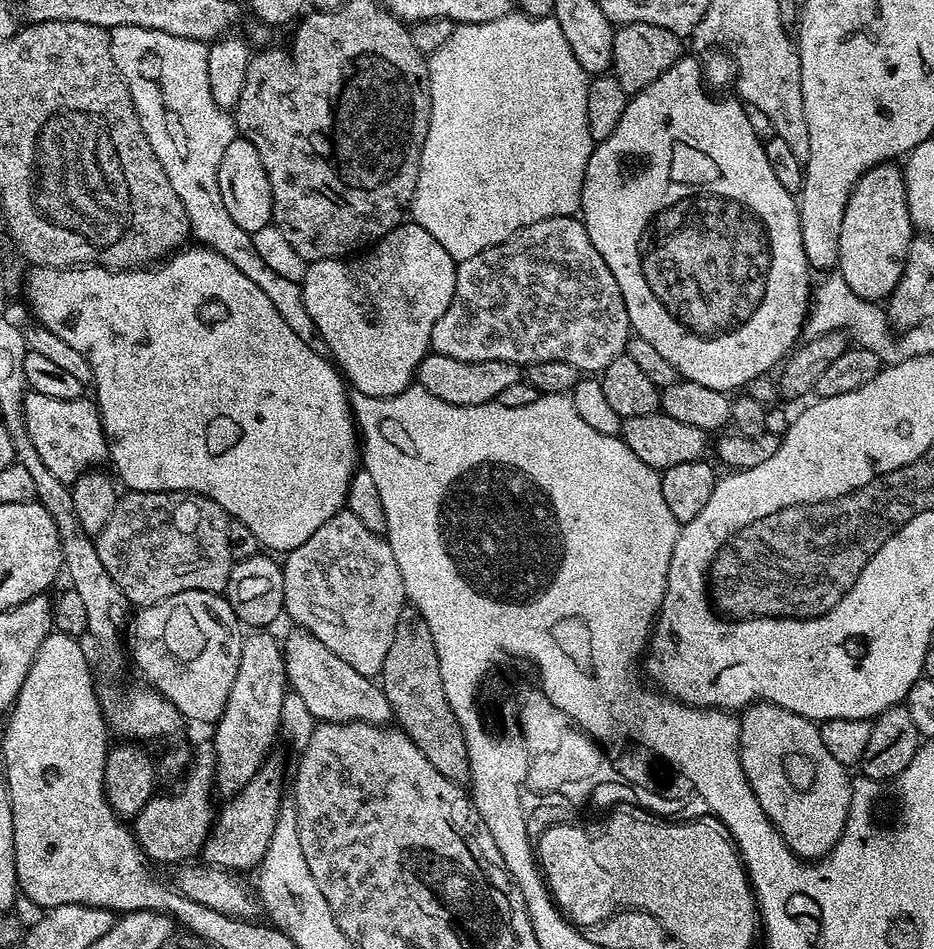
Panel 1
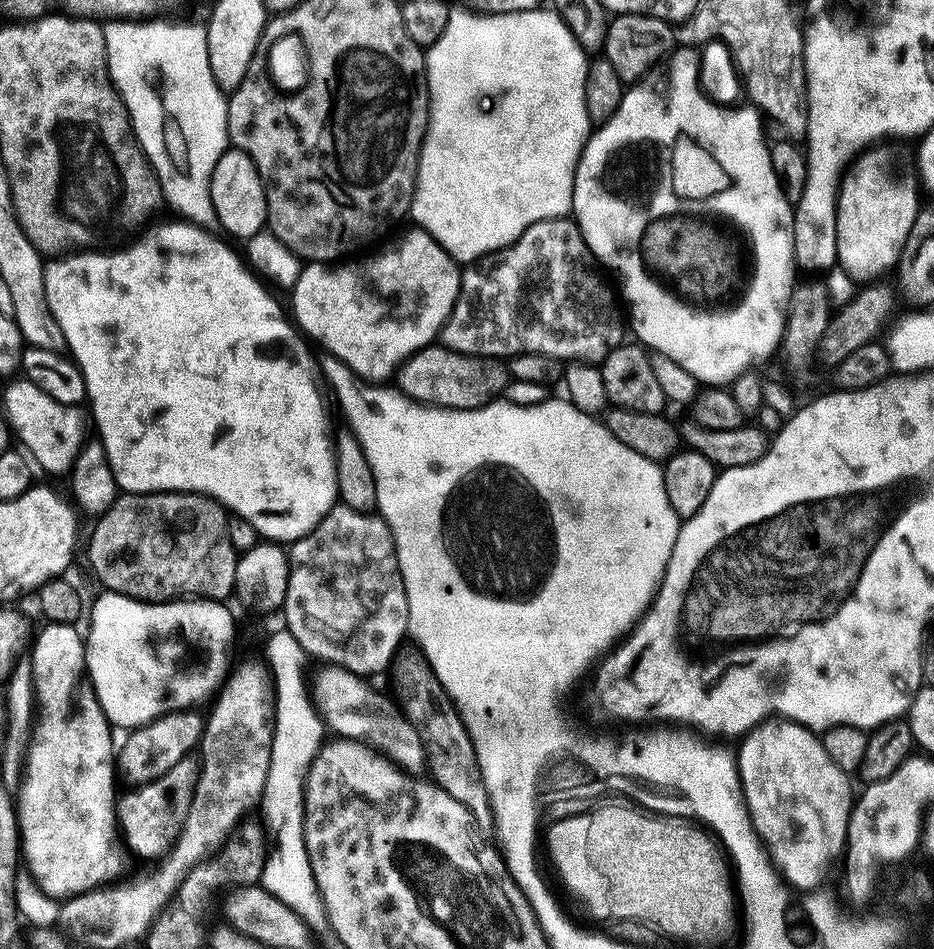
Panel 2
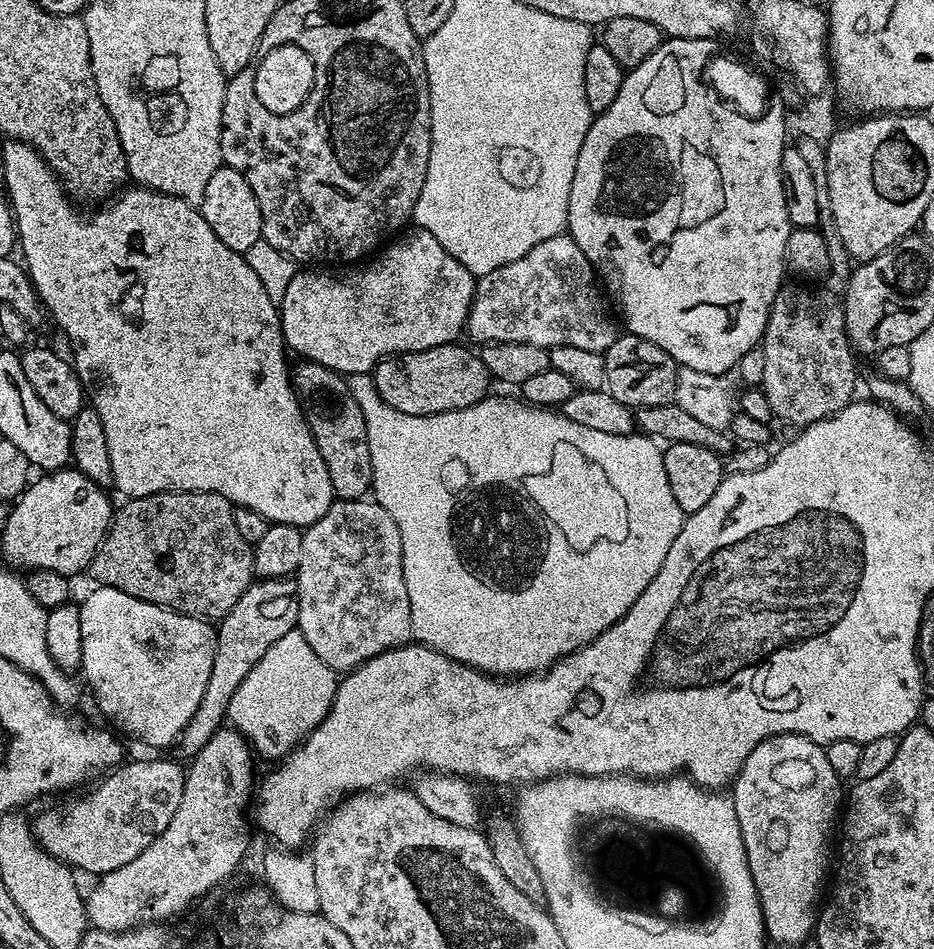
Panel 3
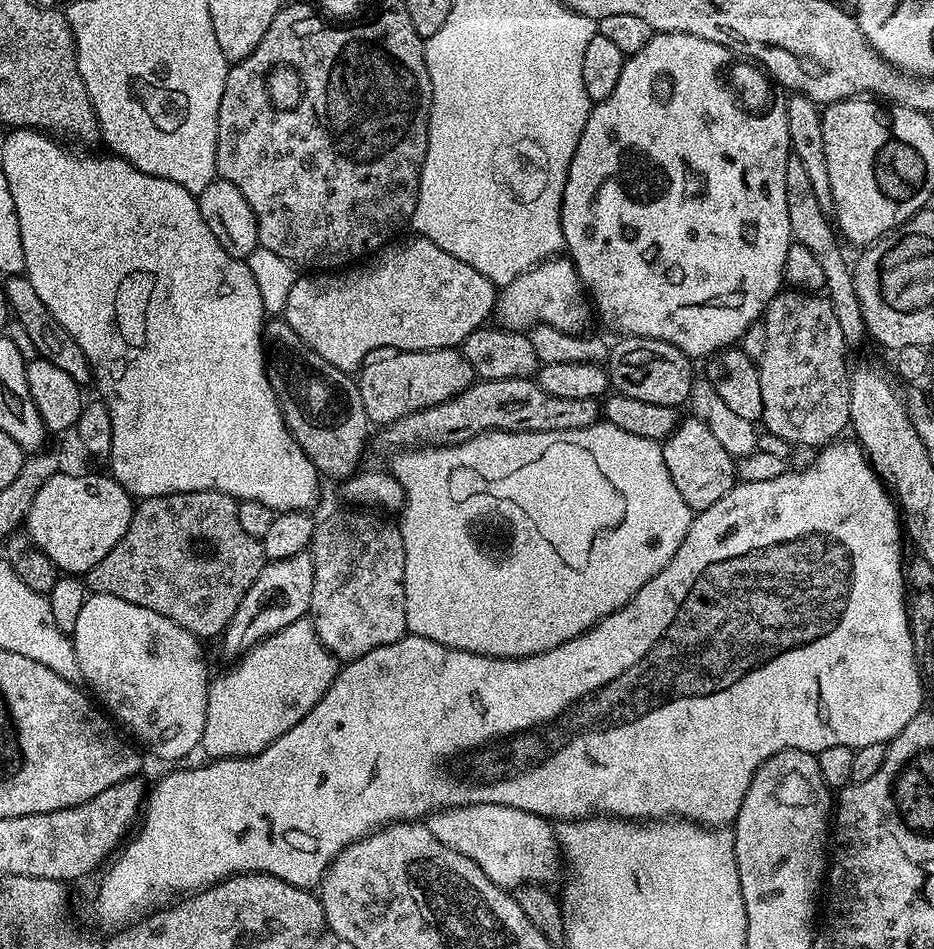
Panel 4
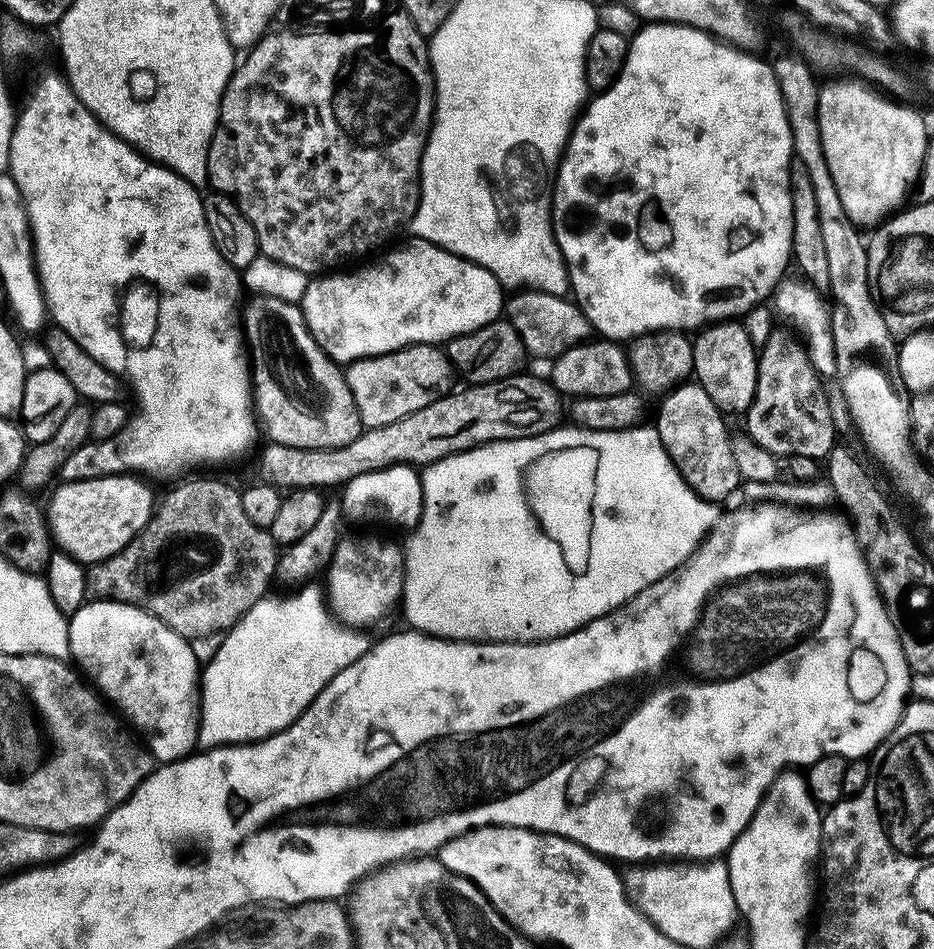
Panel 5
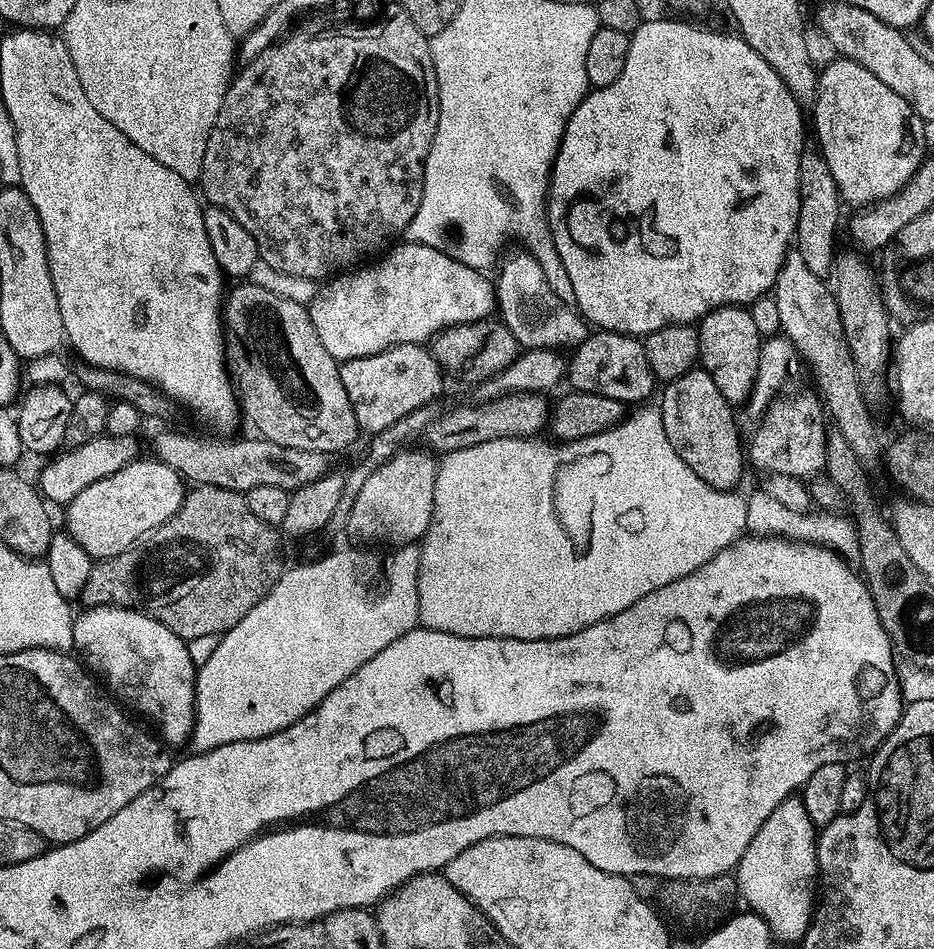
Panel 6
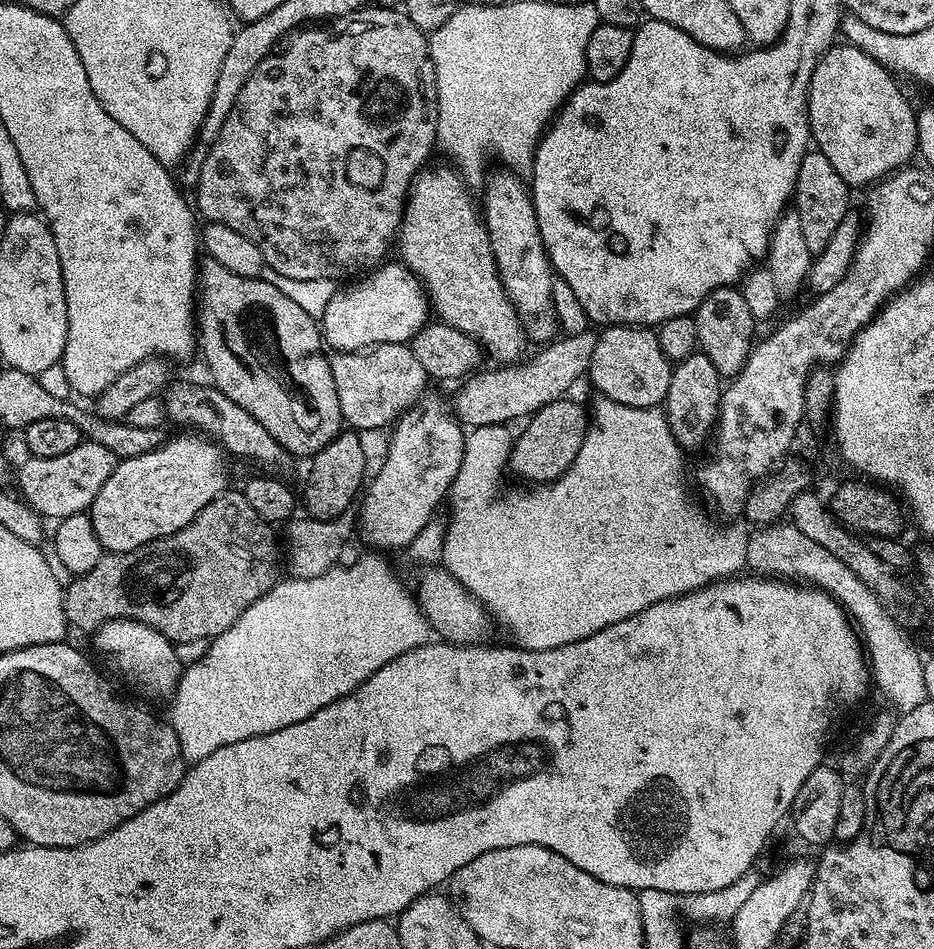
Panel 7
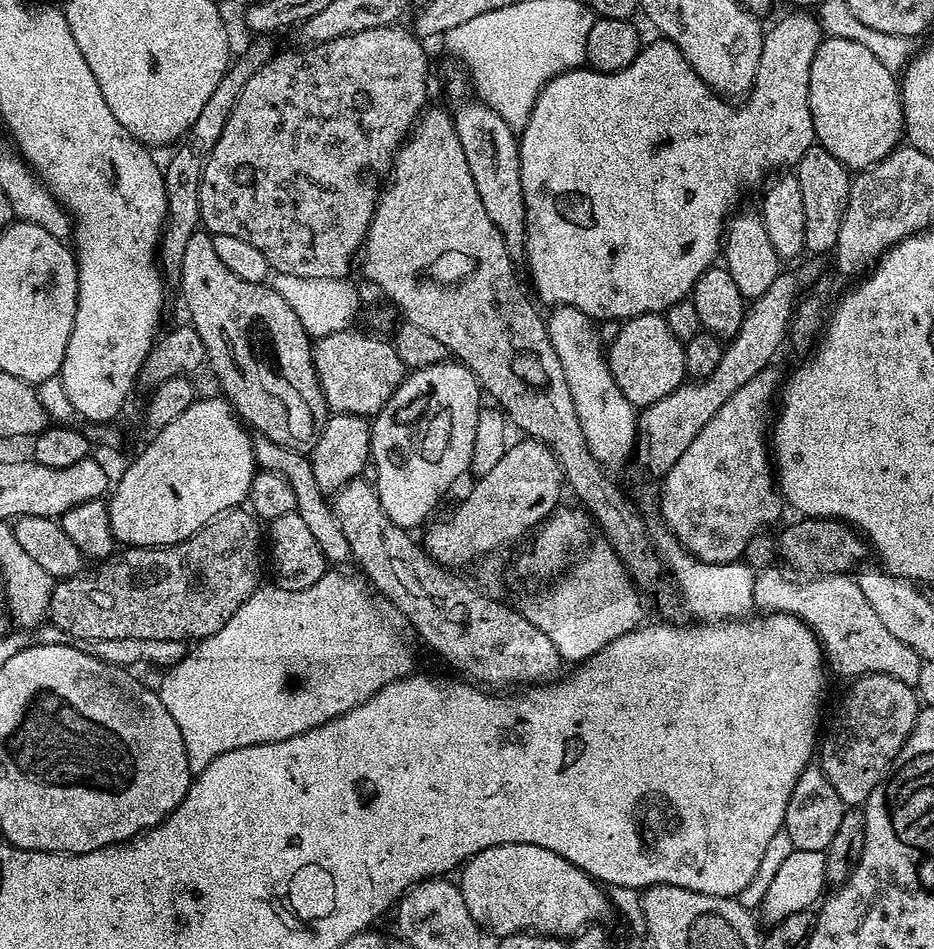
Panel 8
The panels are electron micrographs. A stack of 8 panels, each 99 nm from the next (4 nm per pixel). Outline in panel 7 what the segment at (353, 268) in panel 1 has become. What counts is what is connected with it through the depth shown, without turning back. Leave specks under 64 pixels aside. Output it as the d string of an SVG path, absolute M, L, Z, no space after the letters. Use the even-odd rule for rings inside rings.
M381 263L362 279L341 287L330 298L322 318L322 339L329 349L359 352L376 344L408 344L412 335L429 323L430 305L425 299L424 285L403 264L388 263Z

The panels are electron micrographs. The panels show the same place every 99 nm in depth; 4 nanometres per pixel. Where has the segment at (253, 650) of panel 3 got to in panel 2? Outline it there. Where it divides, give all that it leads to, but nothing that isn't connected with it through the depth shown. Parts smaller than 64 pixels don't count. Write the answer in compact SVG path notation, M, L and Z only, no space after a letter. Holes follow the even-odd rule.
M181 710L167 712L165 716L159 716L151 720L149 724L141 728L133 728L127 733L124 745L118 748L118 772L130 780L129 783L139 786L146 782L166 774L170 766L182 762L186 755L197 751L199 742L204 736L205 717L199 716L196 710Z

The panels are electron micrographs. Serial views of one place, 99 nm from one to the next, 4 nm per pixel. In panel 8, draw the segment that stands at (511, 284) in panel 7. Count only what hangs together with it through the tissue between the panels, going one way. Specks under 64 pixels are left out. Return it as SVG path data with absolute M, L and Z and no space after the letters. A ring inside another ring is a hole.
M479 99L464 100L450 115L458 130L458 142L462 142L462 151L466 153L466 162L470 162L470 174L474 177L474 187L482 197L482 206L490 217L490 222L498 226L498 234L502 234L502 242L506 242L506 250L513 258L525 255L526 242L526 202L522 198L522 166L520 165L520 142L517 133L490 106L481 104Z

